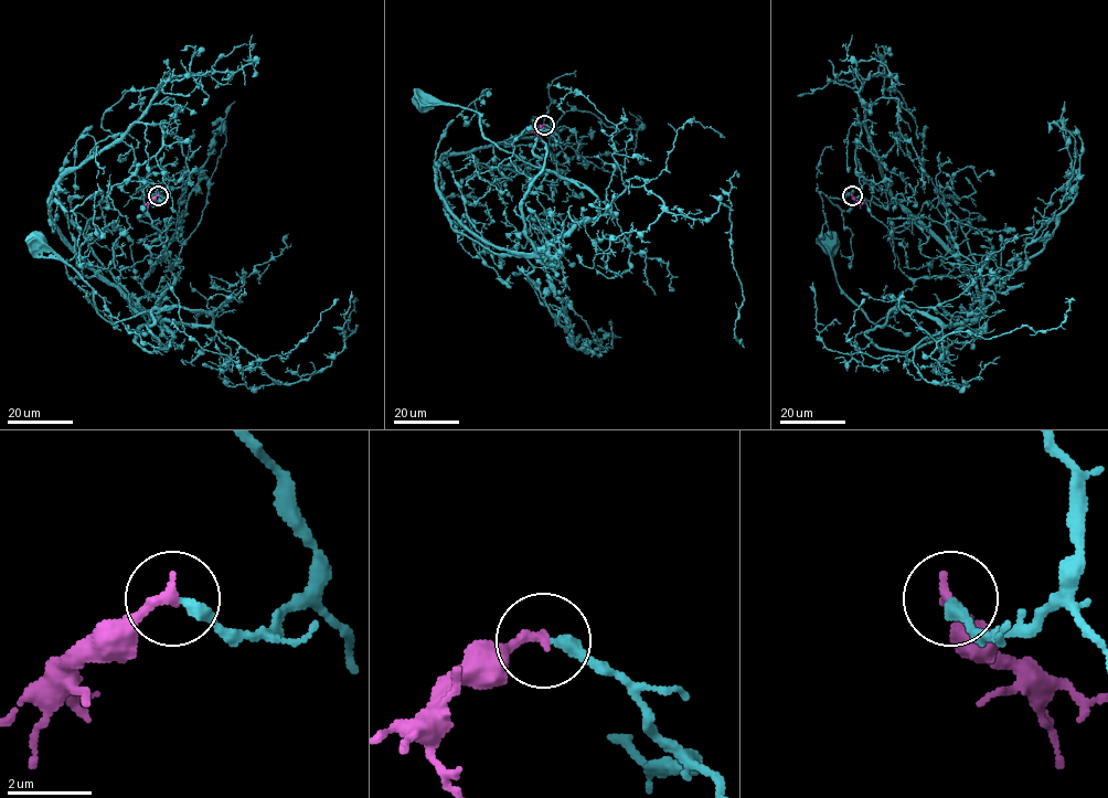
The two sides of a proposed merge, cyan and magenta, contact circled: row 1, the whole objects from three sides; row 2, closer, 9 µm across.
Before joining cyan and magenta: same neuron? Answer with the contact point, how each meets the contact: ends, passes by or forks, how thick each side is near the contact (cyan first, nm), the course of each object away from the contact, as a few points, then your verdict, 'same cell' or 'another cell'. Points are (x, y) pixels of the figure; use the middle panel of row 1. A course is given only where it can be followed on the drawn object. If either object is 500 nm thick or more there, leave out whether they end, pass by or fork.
place (544, 125); cyan ends; magenta ends; calibres 300 and 260 nm; course cyan (545, 125), (438, 167), (472, 233), (528, 253), (599, 200), (475, 110), (423, 102); course magenta (544, 125), (537, 129), (541, 139); same cell

